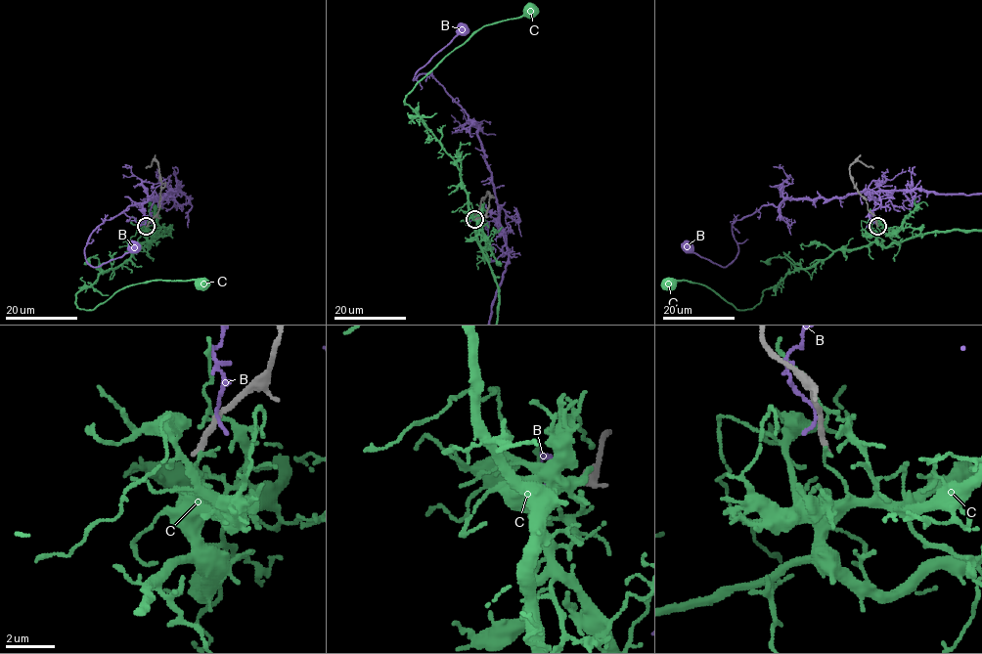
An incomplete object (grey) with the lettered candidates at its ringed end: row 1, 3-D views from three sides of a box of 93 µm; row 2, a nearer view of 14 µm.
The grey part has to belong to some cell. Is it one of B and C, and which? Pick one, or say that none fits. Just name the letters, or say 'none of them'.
none of them

